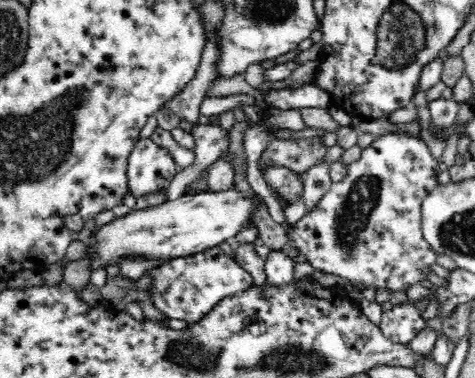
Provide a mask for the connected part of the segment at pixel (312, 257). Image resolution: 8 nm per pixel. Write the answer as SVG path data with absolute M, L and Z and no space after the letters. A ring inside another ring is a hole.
M389 132L386 135L376 137L371 144L366 147L360 155L360 158L349 164L348 175L340 182L332 183L330 190L322 197L322 200L310 211L307 212L304 217L294 224L294 226L287 227L287 236L290 236L290 244L292 248L298 248L300 254L318 270L322 272L330 272L330 274L338 274L342 278L348 278L352 280L352 284L356 286L372 286L372 288L390 288L390 290L408 290L410 286L418 284L420 280L426 280L424 276L430 272L430 266L436 262L436 256L434 256L434 249L430 247L426 239L422 237L420 206L422 200L426 197L426 194L430 193L430 190L436 188L436 174L438 174L438 162L434 159L434 156L430 153L426 142L417 136L408 132Z

